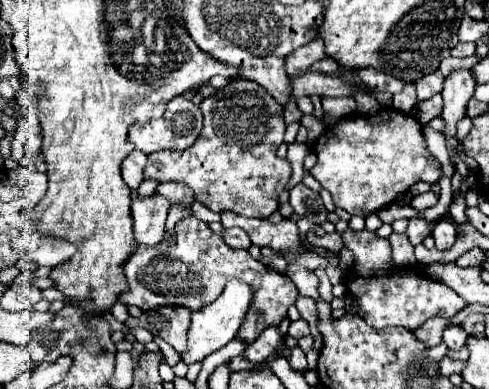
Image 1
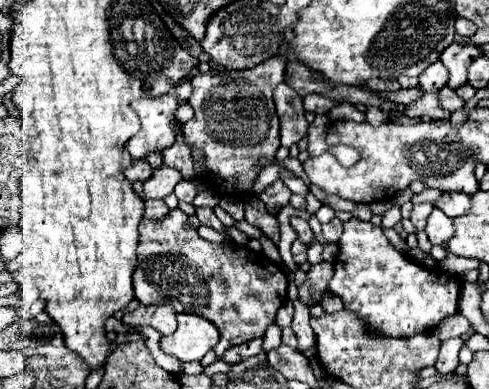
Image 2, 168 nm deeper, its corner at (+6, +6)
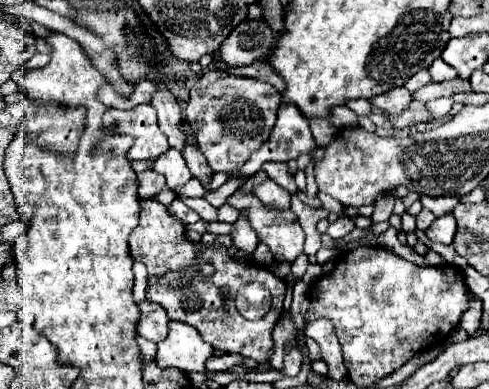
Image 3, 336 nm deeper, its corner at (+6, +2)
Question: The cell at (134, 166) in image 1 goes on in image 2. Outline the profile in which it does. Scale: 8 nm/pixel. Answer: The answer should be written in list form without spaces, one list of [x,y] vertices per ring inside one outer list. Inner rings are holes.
[[[139,160],[139,162],[135,162],[131,168],[127,168],[125,170],[125,176],[131,180],[131,182],[145,182],[145,180],[149,180],[151,176],[153,176],[153,170],[151,170],[151,166],[145,162],[145,160]]]

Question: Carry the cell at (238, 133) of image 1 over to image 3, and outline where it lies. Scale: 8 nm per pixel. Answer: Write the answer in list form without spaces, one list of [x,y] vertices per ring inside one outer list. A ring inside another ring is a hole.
[[[209,68],[191,88],[185,120],[193,124],[199,140],[199,148],[205,154],[213,172],[227,172],[241,168],[257,148],[269,138],[275,126],[281,94],[261,82],[247,76],[229,76],[225,70]]]

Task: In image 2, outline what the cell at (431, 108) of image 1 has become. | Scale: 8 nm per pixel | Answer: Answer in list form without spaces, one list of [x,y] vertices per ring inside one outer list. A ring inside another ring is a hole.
[[[443,88],[443,90],[439,92],[439,96],[441,96],[441,106],[443,106],[443,108],[447,108],[449,112],[455,112],[455,110],[459,110],[459,108],[463,108],[463,106],[465,106],[465,100],[463,100],[463,98],[459,98],[459,96],[455,94],[455,90]]]

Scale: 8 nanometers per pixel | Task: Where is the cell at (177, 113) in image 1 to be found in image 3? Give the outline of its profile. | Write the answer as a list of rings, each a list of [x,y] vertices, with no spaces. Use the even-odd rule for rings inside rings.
[[[139,104],[131,110],[113,110],[113,126],[117,132],[135,136],[135,144],[127,152],[129,160],[157,158],[169,150],[167,136],[159,130],[151,104]]]

